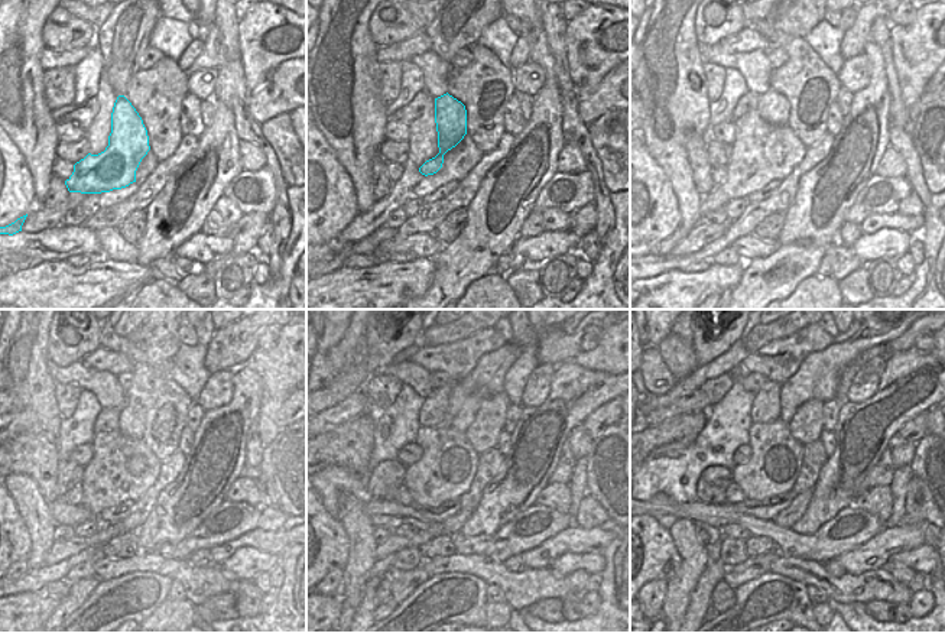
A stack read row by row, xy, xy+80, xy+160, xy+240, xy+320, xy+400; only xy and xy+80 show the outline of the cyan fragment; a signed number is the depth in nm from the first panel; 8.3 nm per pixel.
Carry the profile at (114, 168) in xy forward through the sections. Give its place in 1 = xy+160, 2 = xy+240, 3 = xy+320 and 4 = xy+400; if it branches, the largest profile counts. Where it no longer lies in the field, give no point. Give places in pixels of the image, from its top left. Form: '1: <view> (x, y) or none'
1: xy+160 (773, 107)
2: xy+240 (132, 421)
3: xy+320 (487, 379)
4: xy+400 (818, 376)

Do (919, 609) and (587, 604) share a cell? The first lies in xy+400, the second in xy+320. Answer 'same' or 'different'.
same

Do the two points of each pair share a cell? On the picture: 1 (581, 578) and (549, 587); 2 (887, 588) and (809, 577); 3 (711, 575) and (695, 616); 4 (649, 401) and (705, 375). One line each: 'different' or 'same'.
1: different
2: same
3: same
4: same

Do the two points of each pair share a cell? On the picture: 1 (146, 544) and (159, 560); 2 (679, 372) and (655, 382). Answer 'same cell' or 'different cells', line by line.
1: different cells
2: different cells

